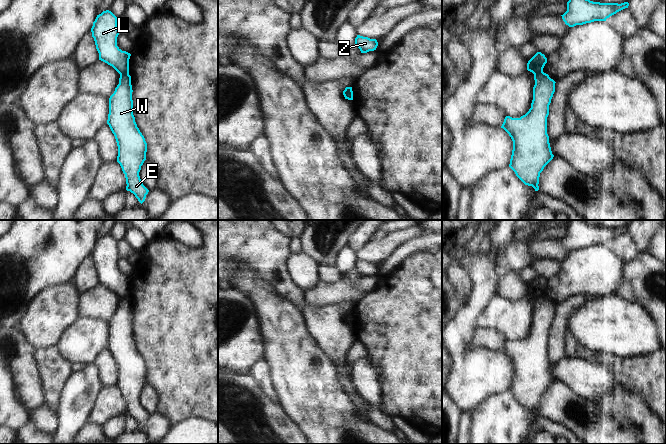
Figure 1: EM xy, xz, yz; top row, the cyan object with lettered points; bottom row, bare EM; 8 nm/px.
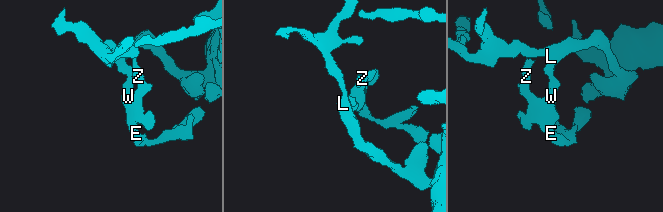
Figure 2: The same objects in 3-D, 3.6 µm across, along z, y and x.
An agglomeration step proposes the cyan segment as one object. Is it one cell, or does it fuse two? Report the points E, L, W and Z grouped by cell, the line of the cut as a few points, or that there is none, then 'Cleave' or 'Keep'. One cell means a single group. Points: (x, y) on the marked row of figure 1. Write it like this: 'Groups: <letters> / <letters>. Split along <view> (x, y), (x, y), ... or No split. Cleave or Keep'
Groups: E W Z / L. Split along xy (128, 72), (120, 75). Cleave.

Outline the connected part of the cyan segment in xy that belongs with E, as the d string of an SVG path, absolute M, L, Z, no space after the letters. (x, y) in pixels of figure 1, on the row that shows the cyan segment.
M129 73L120 75L119 84L109 98L109 114L107 124L115 136L118 146L117 162L120 164L126 178L126 190L135 195L142 204L145 201L149 190L141 182L139 172L146 160L147 143L140 132L133 115L131 76Z

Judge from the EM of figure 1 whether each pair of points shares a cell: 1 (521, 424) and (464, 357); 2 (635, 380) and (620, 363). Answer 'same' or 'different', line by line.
1: different
2: same

